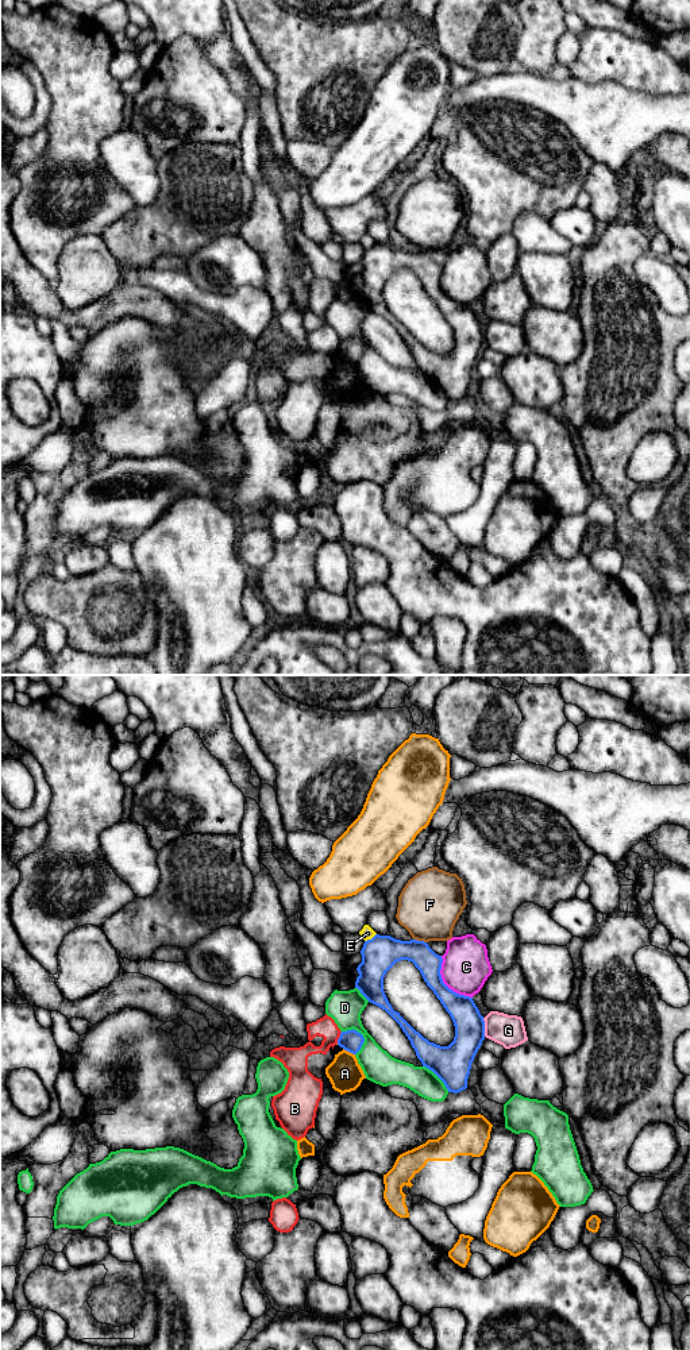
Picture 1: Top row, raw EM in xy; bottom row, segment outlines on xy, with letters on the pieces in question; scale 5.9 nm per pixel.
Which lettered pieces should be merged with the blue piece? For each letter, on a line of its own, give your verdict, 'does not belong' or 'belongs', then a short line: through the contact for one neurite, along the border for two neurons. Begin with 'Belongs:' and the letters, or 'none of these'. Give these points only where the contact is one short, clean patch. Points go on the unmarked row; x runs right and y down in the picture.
Belongs: none of these
A: does not belong
B: does not belong; line xy (342, 340), (336, 351)
C: does not belong
D: does not belong
E: does not belong
F: does not belong
G: does not belong

